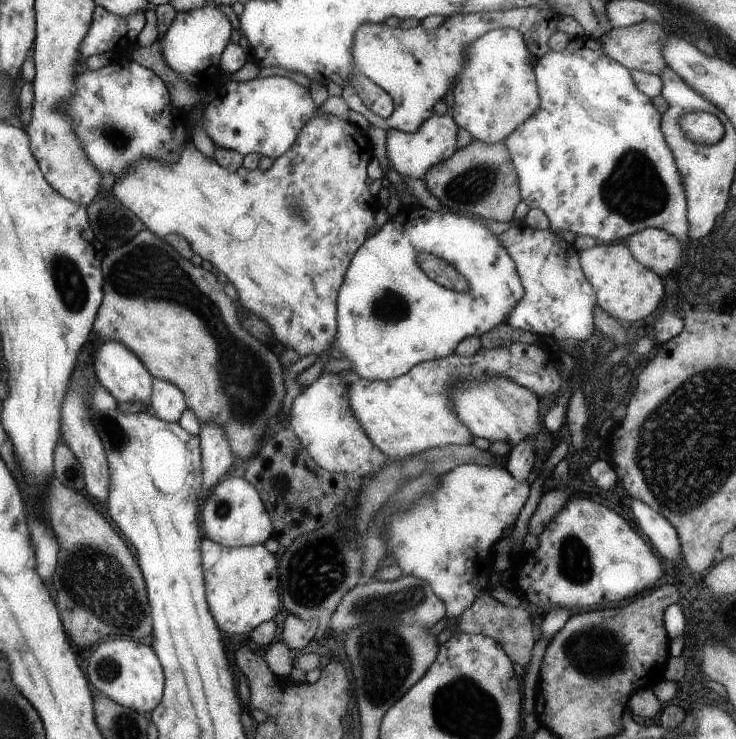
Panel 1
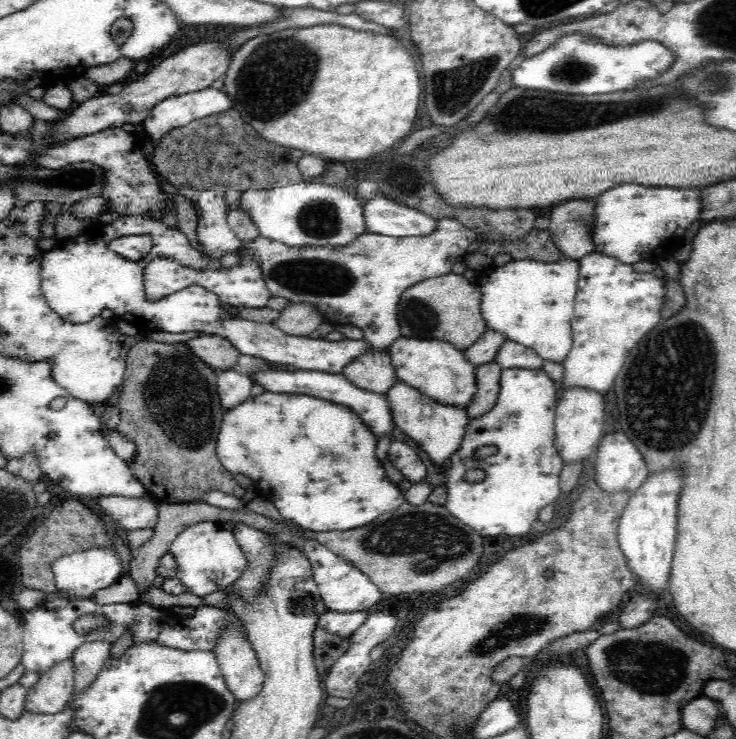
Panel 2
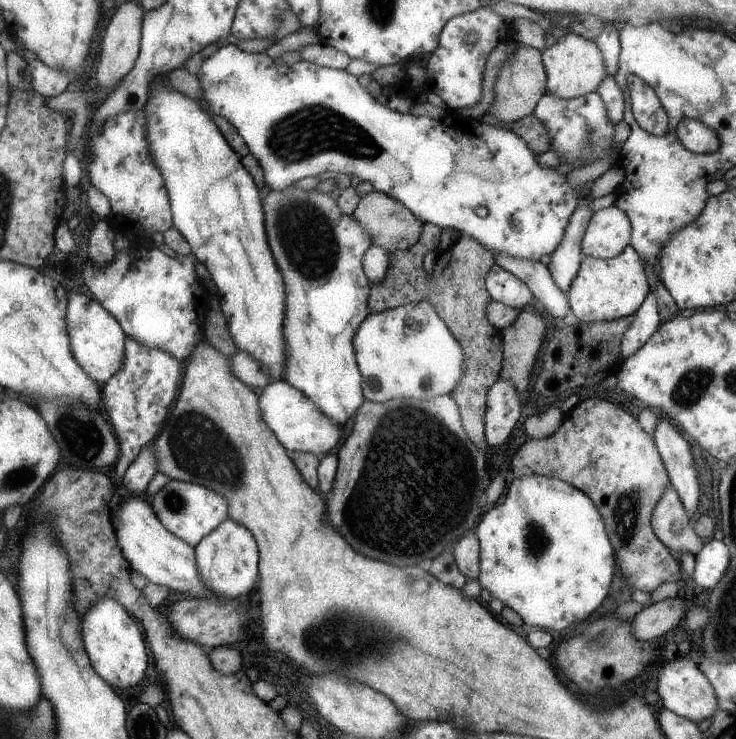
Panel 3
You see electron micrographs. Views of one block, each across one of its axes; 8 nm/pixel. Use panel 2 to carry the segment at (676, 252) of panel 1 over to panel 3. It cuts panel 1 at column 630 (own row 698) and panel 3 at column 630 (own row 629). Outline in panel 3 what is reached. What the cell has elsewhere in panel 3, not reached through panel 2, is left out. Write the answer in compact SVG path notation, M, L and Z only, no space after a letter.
M613 204L611 208L603 208L593 212L589 226L583 234L581 240L581 252L583 258L597 258L597 260L611 260L617 254L621 254L621 250L631 242L631 222L627 220L627 216Z

